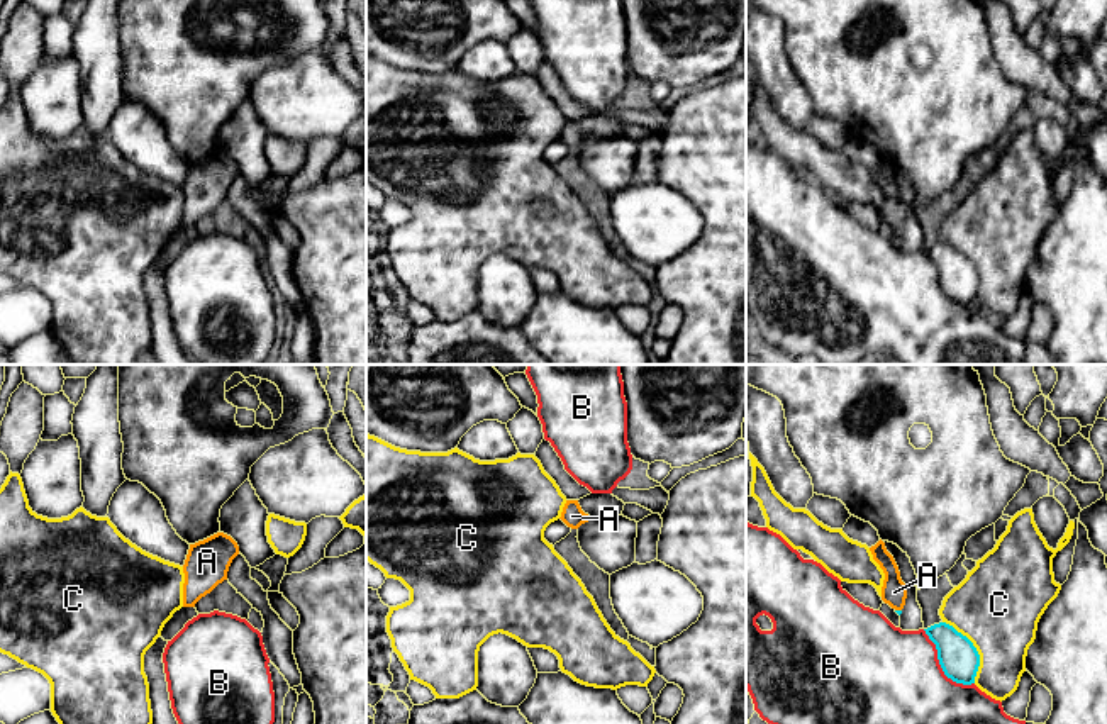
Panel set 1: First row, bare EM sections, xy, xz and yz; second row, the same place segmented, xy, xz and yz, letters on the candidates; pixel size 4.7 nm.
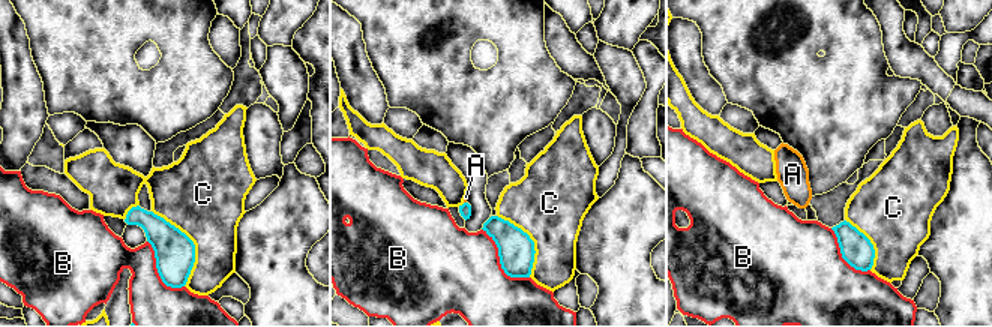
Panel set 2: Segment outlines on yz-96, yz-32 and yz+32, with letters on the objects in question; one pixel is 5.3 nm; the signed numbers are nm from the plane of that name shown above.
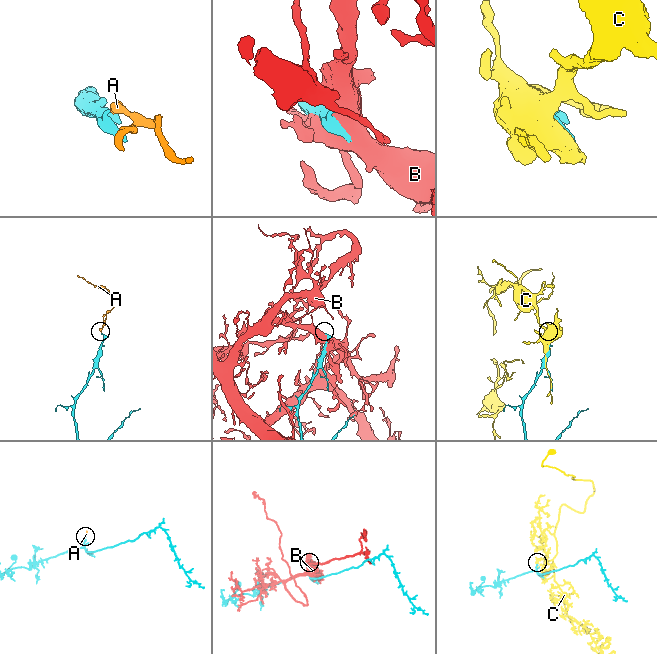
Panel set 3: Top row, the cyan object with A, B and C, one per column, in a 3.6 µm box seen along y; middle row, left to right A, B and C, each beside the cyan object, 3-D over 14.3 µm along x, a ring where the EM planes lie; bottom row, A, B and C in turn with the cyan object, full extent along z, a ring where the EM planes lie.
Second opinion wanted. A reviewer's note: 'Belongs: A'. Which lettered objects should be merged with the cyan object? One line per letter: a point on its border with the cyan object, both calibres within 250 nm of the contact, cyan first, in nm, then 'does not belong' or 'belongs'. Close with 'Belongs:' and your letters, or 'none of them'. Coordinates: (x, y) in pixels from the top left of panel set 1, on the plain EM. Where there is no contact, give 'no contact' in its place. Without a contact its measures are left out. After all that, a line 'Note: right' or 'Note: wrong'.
A: yz (899, 231) | 20/130 nm | belongs
B: yz (941, 287) | 190/500 nm | does not belong
C: yz (975, 268) | 190/400 nm | does not belong
Belongs: A
Note: right

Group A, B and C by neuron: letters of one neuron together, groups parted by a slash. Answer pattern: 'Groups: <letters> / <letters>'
Groups: A / B / C

